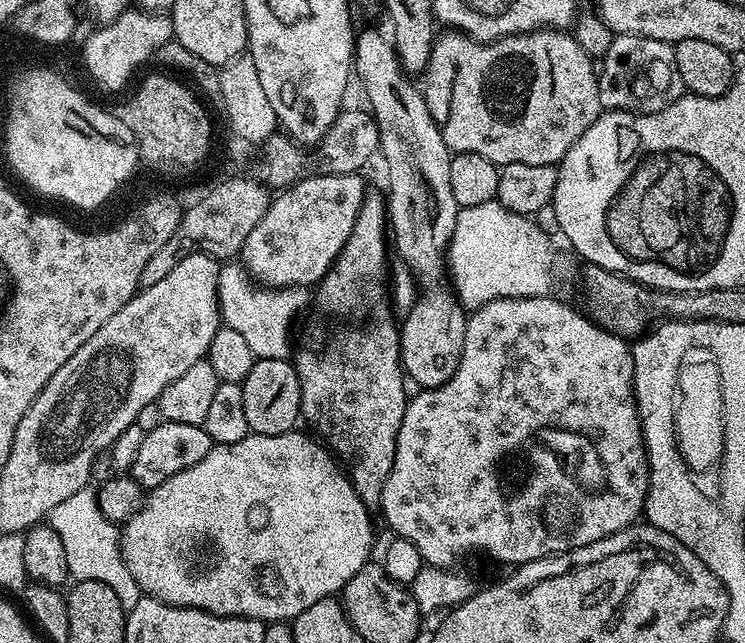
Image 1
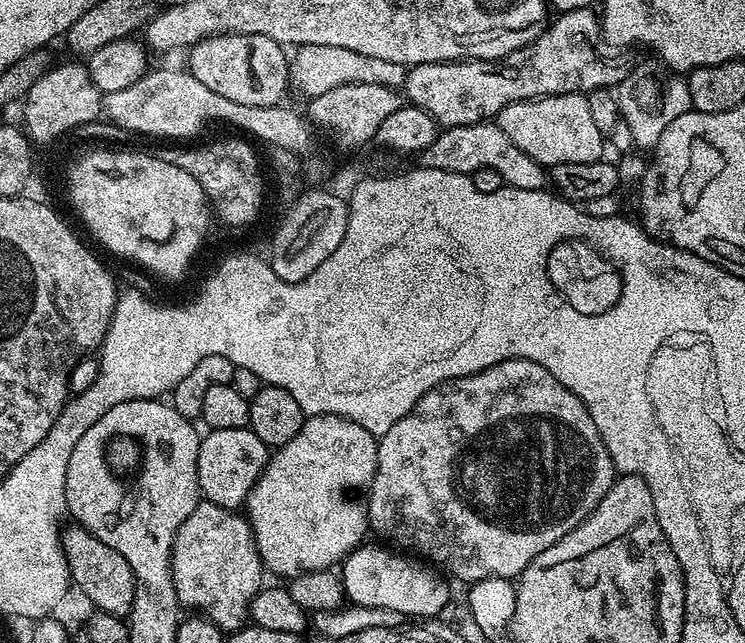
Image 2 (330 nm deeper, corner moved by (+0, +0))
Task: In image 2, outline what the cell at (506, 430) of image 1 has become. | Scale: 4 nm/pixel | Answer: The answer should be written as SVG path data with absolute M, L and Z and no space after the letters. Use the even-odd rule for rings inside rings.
M503 360L498 362L498 366L490 366L478 374L448 380L432 388L417 402L414 410L406 414L406 418L398 418L398 422L394 422L394 426L390 426L390 430L379 437L376 445L376 473L366 497L368 527L373 533L377 532L381 536L377 537L393 549L403 550L416 558L423 557L453 581L475 582L486 578L512 580L519 577L526 566L530 566L530 562L534 562L534 558L542 554L542 550L550 550L554 542L577 528L596 509L598 502L602 502L602 498L617 479L618 473L602 442L602 434L598 434L598 426L594 426L594 418L590 418L583 402L573 392L566 390L566 386L562 386L562 382L558 382L558 378L550 374L550 370L538 366L538 362Z

